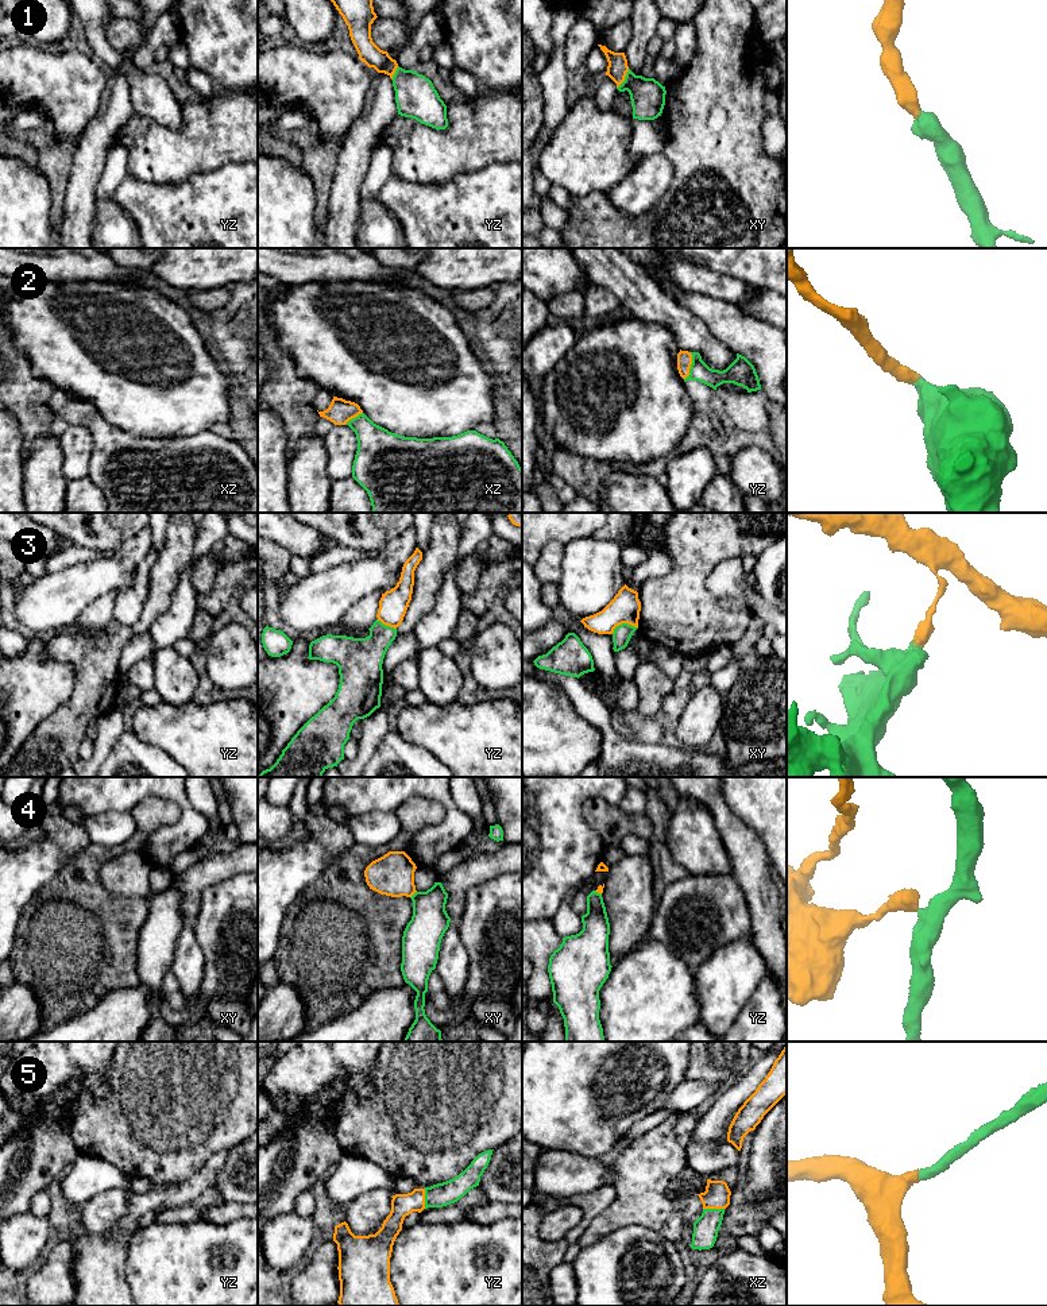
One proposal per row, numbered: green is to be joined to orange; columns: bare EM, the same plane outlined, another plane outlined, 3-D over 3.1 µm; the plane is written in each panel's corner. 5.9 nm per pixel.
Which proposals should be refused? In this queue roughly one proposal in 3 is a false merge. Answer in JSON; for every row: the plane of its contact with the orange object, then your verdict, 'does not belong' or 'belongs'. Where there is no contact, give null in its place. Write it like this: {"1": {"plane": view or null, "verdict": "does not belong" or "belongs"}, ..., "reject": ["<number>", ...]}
{"1": {"plane": "xy", "verdict": "belongs"}, "2": {"plane": "yz", "verdict": "belongs"}, "3": {"plane": "xy", "verdict": "does not belong"}, "4": {"plane": "xy", "verdict": "does not belong"}, "5": {"plane": "xz", "verdict": "belongs"}, "reject": ["3", "4"]}

